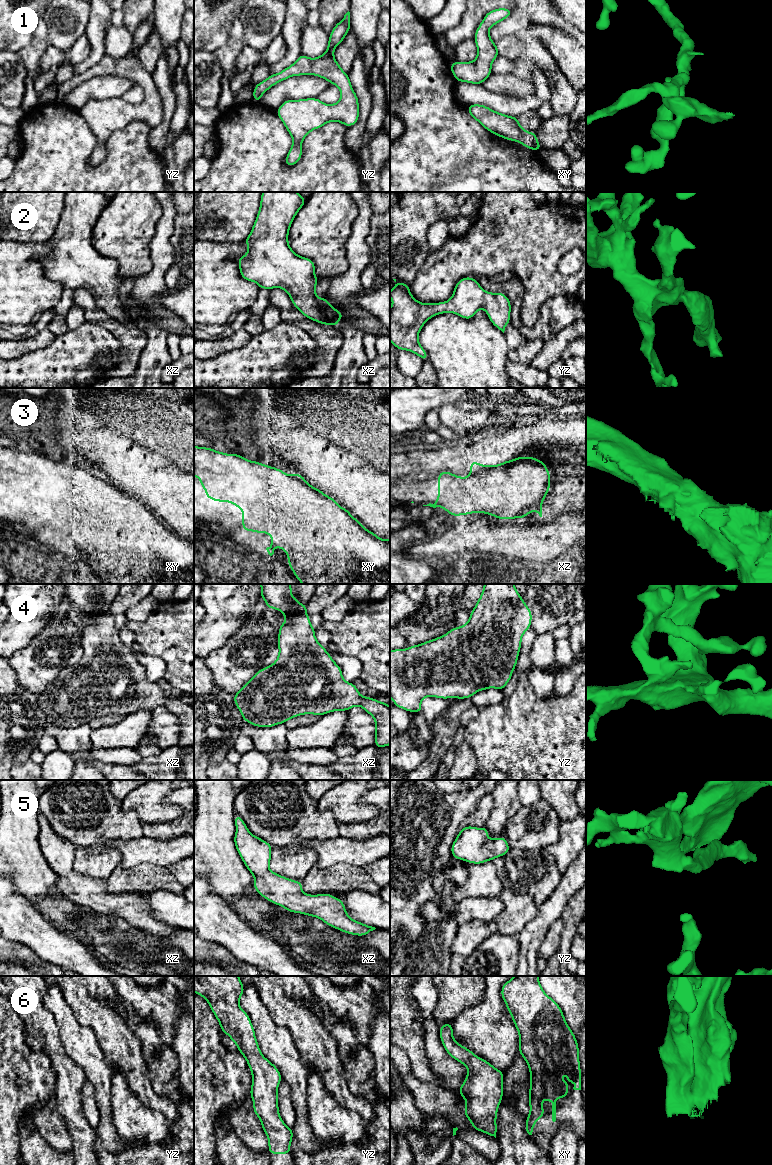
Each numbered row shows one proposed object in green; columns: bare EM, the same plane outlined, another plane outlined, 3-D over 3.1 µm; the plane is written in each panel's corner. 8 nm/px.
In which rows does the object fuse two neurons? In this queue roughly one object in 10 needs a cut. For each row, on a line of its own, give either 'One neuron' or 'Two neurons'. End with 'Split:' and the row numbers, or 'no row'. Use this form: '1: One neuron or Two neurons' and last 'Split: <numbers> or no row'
1: One neuron
2: One neuron
3: One neuron
4: One neuron
5: One neuron
6: One neuron
Split: no row

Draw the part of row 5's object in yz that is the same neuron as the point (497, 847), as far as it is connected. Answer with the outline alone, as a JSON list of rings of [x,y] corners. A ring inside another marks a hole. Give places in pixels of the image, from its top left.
[[[465,826],[452,843],[451,854],[467,863],[482,864],[506,855],[510,849],[505,837],[490,840],[486,826]]]

